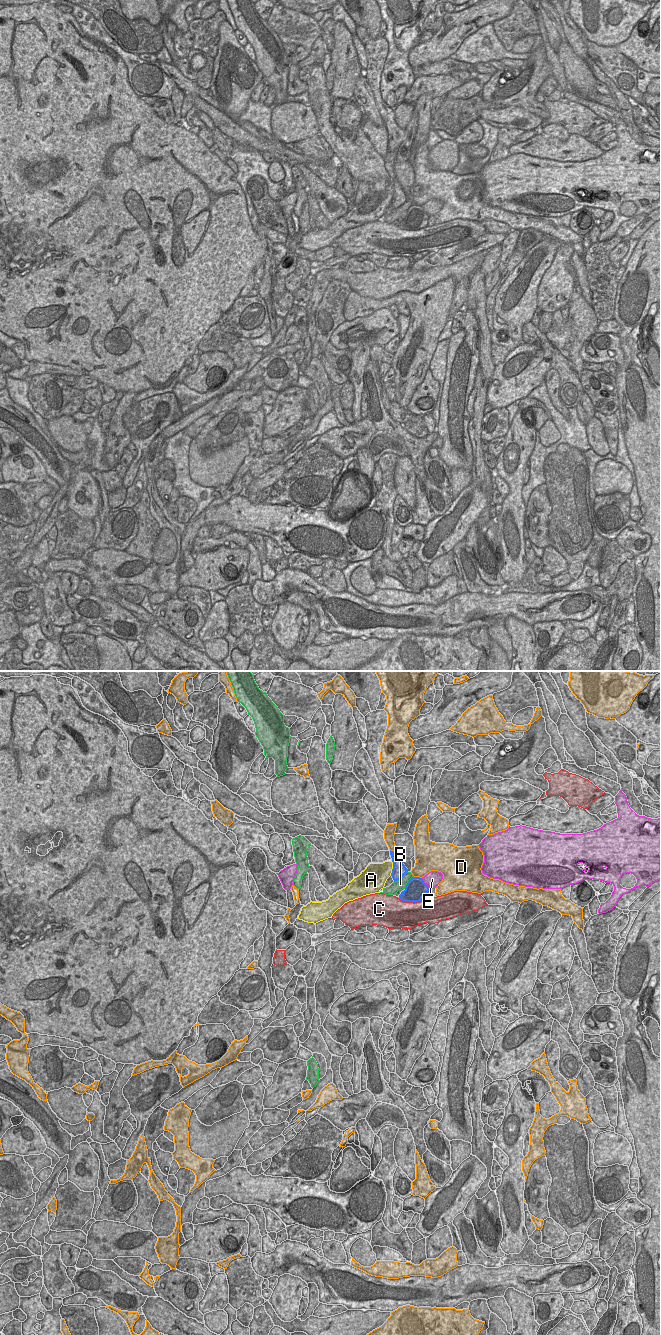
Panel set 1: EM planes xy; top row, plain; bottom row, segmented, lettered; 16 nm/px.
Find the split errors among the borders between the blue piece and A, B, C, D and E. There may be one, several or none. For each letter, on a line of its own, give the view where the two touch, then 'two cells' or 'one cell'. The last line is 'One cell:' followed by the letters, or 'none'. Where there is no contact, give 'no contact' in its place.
A: xy | two cells
B: xy | two cells
C: xy | two cells
D: xy | two cells
E: xy | two cells
One cell: none

